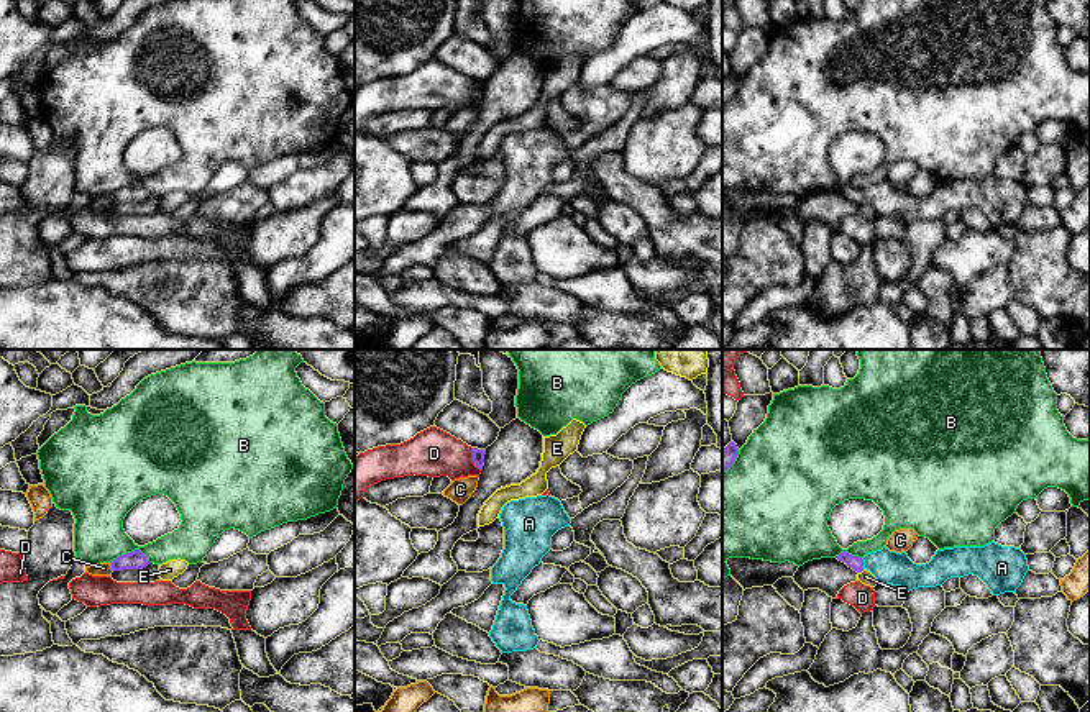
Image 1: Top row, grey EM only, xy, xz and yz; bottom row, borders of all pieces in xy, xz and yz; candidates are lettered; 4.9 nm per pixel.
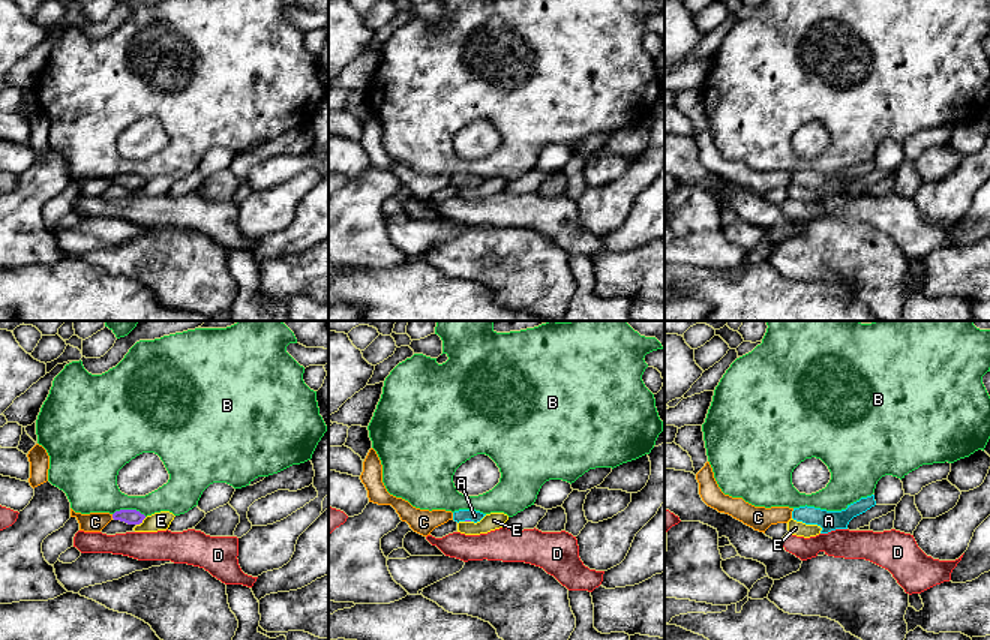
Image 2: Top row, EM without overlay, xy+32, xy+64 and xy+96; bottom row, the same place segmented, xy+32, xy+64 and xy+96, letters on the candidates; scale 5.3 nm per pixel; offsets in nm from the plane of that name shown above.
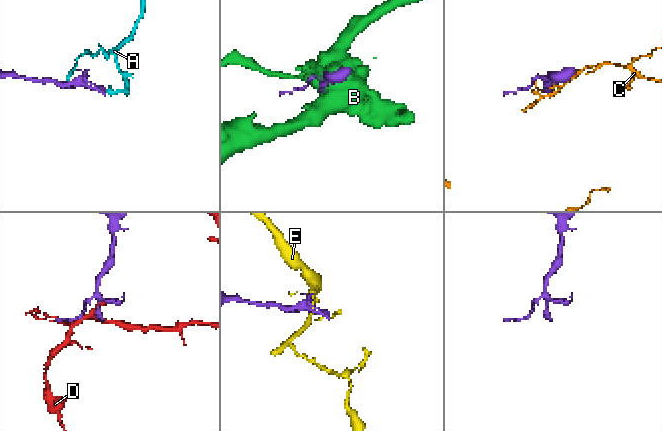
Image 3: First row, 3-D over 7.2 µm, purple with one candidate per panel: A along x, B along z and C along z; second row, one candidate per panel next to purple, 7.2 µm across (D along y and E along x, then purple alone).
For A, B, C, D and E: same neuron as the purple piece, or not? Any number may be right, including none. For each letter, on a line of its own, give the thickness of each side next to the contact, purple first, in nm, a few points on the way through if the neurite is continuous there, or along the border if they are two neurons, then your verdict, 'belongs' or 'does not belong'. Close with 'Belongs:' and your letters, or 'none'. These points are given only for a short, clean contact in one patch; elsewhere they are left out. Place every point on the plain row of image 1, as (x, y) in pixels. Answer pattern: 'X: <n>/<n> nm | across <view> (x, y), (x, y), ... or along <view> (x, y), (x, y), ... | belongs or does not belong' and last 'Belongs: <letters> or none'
A: 70/160 nm | belongs
B: 90/260 nm | does not belong
C: 90/60 nm | along xy (109, 196), (112, 204) | does not belong
D: 60/240 nm | does not belong
E: 70/70 nm | along yz (864, 202), (859, 205) | does not belong
Belongs: A

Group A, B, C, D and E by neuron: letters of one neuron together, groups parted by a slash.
A / B / C / D / E

